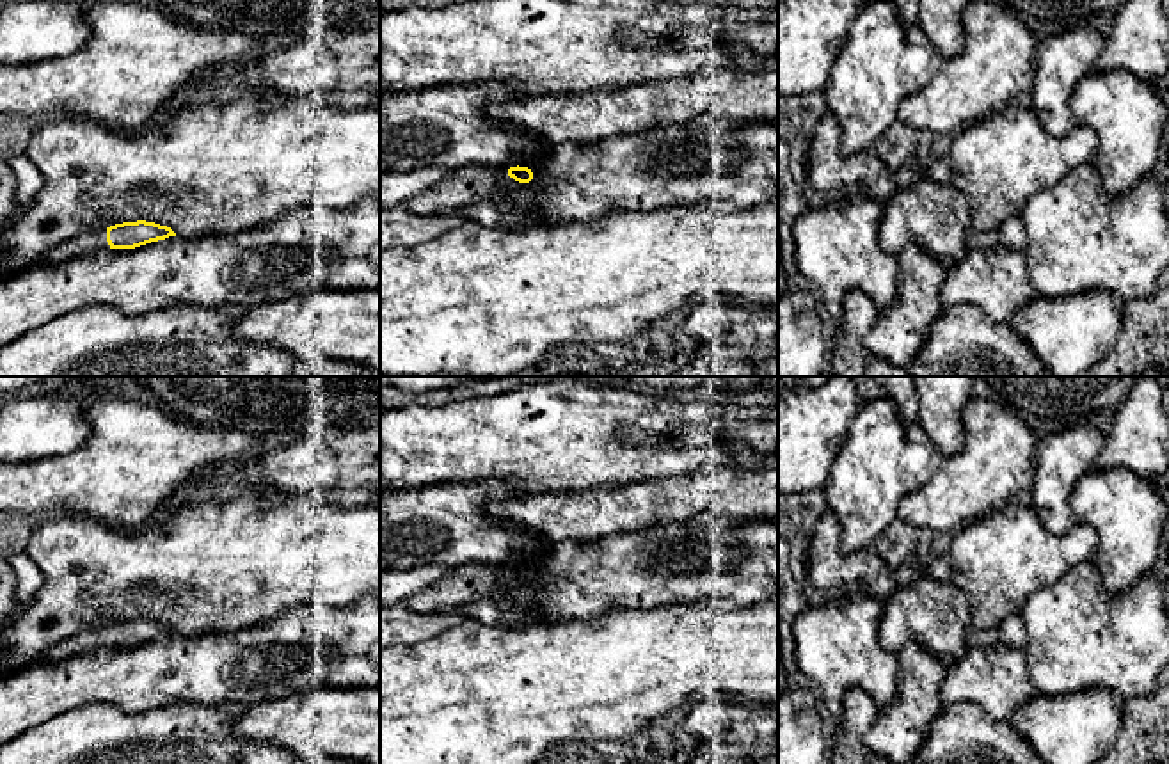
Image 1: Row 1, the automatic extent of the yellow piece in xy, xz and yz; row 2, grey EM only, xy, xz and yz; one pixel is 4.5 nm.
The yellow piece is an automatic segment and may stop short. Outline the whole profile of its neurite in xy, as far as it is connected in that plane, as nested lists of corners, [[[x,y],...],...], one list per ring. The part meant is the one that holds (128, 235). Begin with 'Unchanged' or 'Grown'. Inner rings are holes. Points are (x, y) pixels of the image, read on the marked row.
Grown. [[[146,220],[123,222],[103,229],[80,231],[75,238],[50,247],[43,254],[43,259],[48,263],[64,263],[75,256],[99,249],[135,249],[169,236],[176,236],[176,233],[167,226]]]

